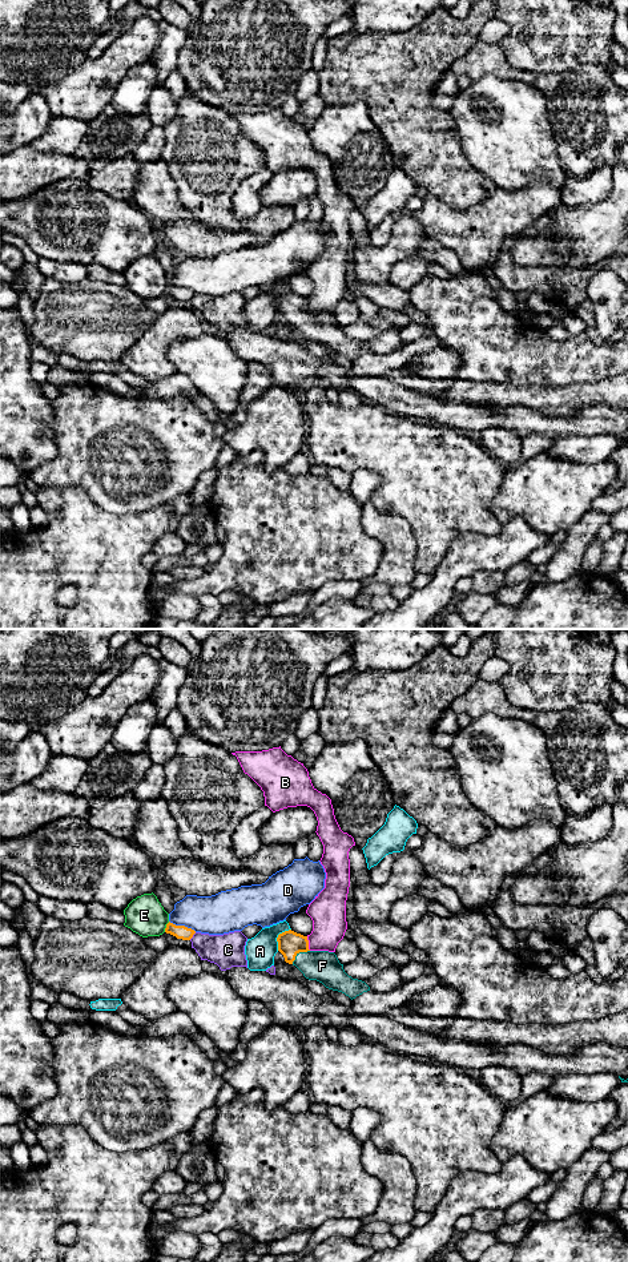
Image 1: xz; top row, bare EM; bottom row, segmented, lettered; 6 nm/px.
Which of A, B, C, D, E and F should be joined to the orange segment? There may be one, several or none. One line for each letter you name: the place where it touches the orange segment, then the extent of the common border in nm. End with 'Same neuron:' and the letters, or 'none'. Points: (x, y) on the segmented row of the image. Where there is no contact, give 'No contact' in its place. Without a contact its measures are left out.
F: Touches orange at xz (298, 952). Shared border 140 nm
Same neuron: F

